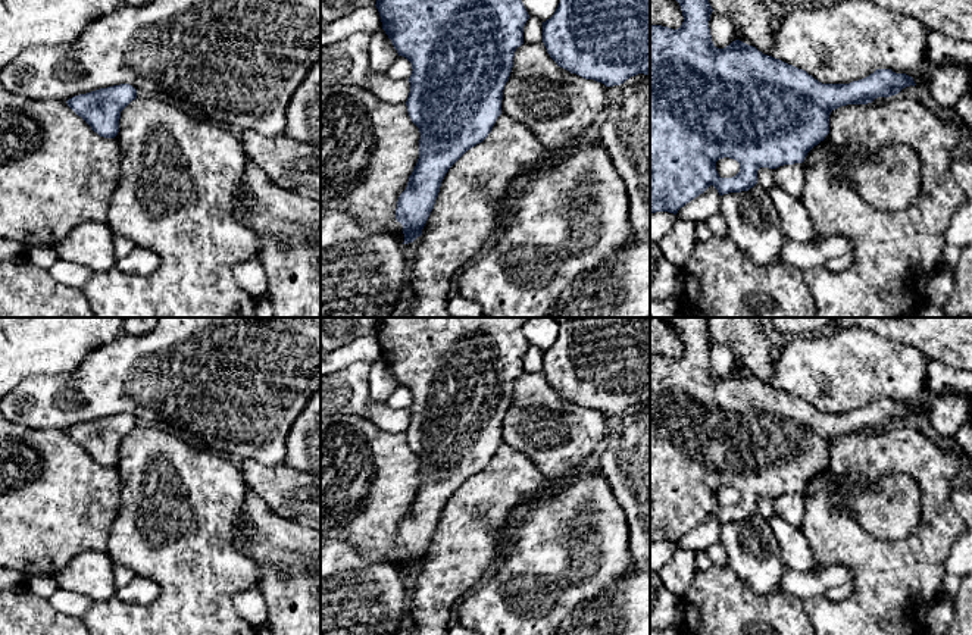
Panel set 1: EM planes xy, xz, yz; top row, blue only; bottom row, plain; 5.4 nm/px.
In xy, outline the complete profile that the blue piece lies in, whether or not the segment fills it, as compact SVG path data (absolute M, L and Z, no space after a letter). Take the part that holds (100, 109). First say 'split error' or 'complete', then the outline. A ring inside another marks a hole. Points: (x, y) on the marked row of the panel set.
split error; M129 84L100 88L68 101L31 100L0 85L0 240L13 240L25 248L56 247L81 223L107 222L121 171L121 147L115 137L121 112L135 98L137 90Z

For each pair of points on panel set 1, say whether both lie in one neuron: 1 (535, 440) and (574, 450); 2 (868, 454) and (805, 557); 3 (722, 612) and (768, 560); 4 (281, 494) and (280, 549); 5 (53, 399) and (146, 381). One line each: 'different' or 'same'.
1: same
2: different
3: different
4: different
5: same

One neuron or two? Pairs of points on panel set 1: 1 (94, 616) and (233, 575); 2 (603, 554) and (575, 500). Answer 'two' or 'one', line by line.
1: one
2: one

